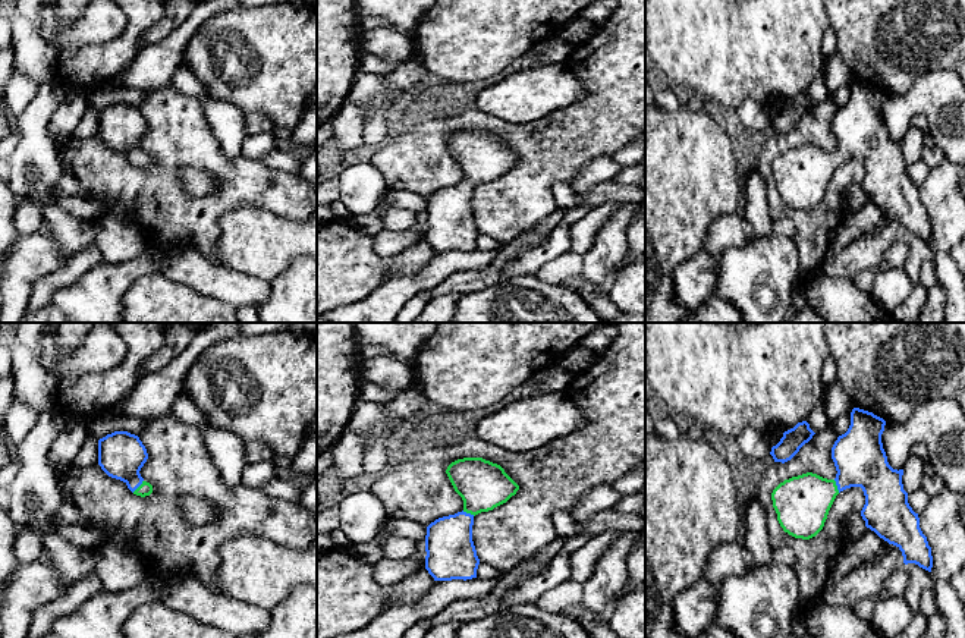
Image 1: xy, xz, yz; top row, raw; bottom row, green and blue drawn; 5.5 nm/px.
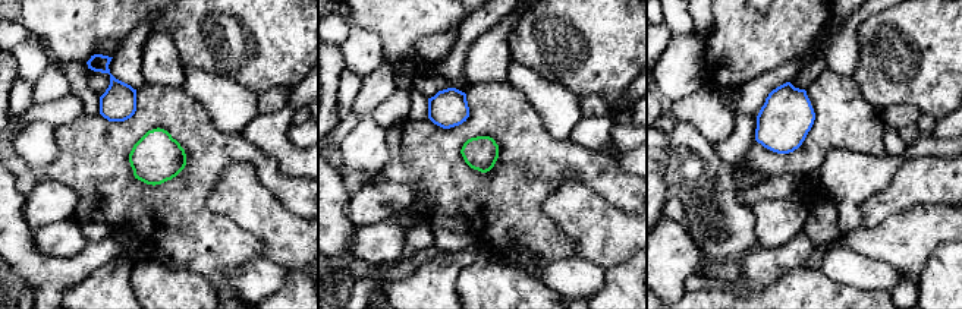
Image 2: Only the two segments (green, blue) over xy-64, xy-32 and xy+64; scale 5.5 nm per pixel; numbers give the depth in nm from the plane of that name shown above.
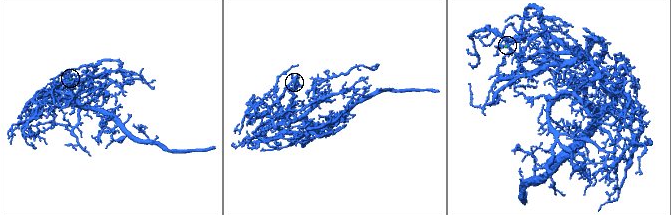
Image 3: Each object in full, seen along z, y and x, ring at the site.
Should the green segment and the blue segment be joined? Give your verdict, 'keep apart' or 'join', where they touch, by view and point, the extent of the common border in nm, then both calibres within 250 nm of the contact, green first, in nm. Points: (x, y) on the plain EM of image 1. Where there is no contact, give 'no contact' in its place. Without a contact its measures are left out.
join; meets green in yz at (836, 157); contact 80 nm long; 300 nm thick on the green side, 280 nm on the other

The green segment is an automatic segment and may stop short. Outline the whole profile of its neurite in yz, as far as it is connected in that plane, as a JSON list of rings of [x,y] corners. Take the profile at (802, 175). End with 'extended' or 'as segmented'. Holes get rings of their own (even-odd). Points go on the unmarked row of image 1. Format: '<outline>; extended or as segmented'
[[[854,79],[848,103],[832,119],[836,150],[807,144],[785,151],[771,164],[773,179],[785,204],[810,211],[823,201],[836,167],[846,160],[861,158],[865,198],[896,217],[905,236],[915,235],[931,243],[931,219],[920,199],[918,185],[908,175],[903,141],[893,141],[883,120],[884,97],[883,89]]]; extended

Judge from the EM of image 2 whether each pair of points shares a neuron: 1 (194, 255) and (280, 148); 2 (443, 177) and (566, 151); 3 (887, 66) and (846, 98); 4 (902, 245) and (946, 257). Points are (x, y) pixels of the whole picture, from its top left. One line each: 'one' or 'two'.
1: two
2: one
3: two
4: two

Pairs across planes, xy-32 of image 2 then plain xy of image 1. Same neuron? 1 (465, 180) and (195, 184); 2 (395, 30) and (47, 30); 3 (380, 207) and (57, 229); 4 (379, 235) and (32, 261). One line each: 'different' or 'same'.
1: different
2: different
3: different
4: same

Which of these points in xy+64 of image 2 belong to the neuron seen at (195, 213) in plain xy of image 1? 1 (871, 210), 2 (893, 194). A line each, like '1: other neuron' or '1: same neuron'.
1: same neuron
2: same neuron

